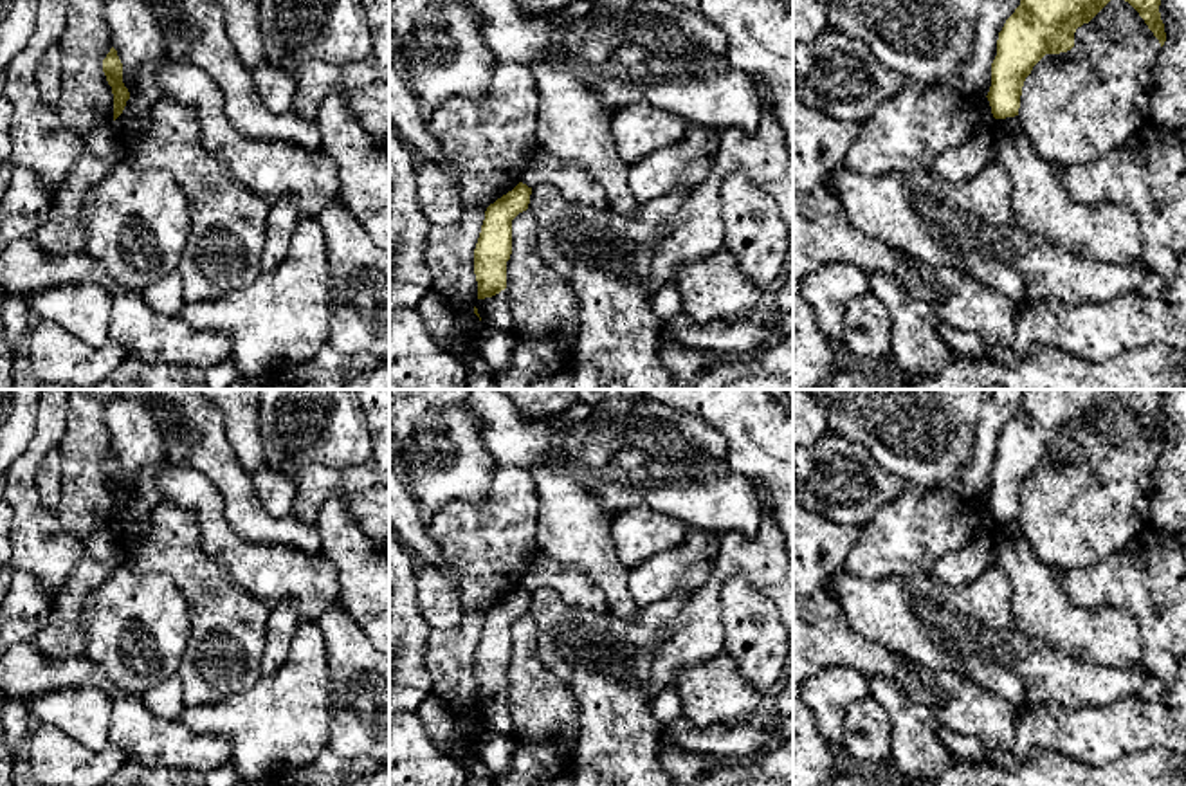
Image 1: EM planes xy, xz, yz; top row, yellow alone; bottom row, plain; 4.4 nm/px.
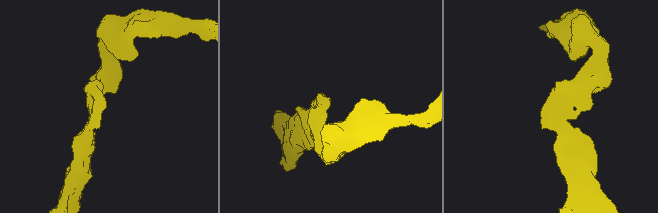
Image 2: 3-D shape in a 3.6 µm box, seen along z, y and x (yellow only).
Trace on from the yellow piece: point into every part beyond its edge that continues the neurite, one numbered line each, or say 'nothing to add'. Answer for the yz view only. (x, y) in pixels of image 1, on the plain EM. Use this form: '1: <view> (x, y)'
nothing to add

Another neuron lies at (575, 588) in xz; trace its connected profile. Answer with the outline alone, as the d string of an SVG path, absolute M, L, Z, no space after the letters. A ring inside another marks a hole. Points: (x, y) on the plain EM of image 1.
M537 555L521 582L528 591L553 588L570 606L604 613L607 611L606 595L575 566L564 566L555 559Z

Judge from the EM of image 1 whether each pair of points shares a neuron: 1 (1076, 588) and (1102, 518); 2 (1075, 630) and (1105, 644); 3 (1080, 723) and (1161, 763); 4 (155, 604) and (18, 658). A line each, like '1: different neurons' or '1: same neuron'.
1: different neurons
2: same neuron
3: different neurons
4: different neurons

